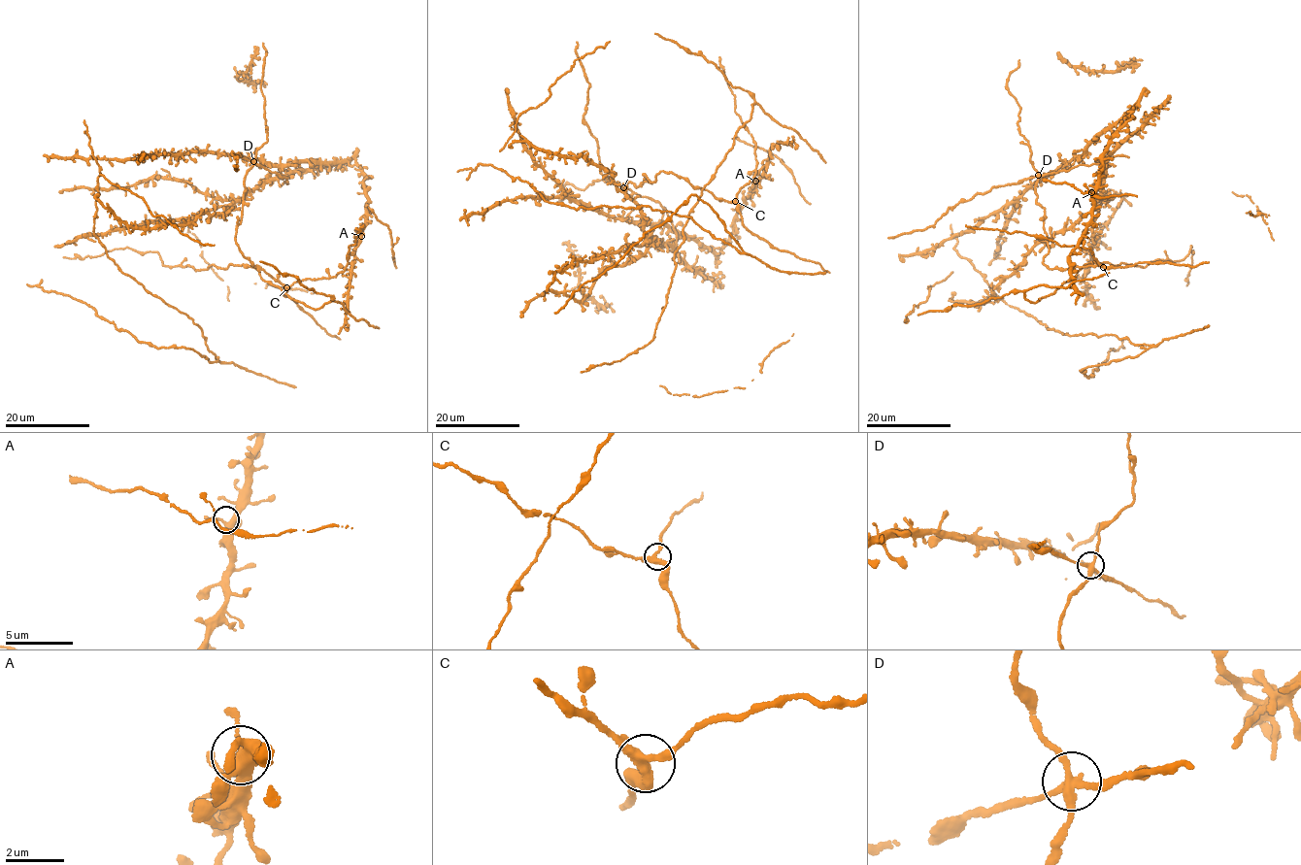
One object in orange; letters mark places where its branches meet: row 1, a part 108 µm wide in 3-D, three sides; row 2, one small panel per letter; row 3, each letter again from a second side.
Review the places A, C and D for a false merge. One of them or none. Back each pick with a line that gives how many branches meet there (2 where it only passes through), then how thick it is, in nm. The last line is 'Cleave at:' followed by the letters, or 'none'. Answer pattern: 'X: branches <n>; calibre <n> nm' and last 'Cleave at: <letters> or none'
D: branches 4; calibre 280 nm
Cleave at: D

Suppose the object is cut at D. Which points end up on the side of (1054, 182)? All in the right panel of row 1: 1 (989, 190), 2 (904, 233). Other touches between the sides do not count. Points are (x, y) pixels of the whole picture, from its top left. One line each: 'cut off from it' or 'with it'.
1: cut off from it
2: cut off from it

